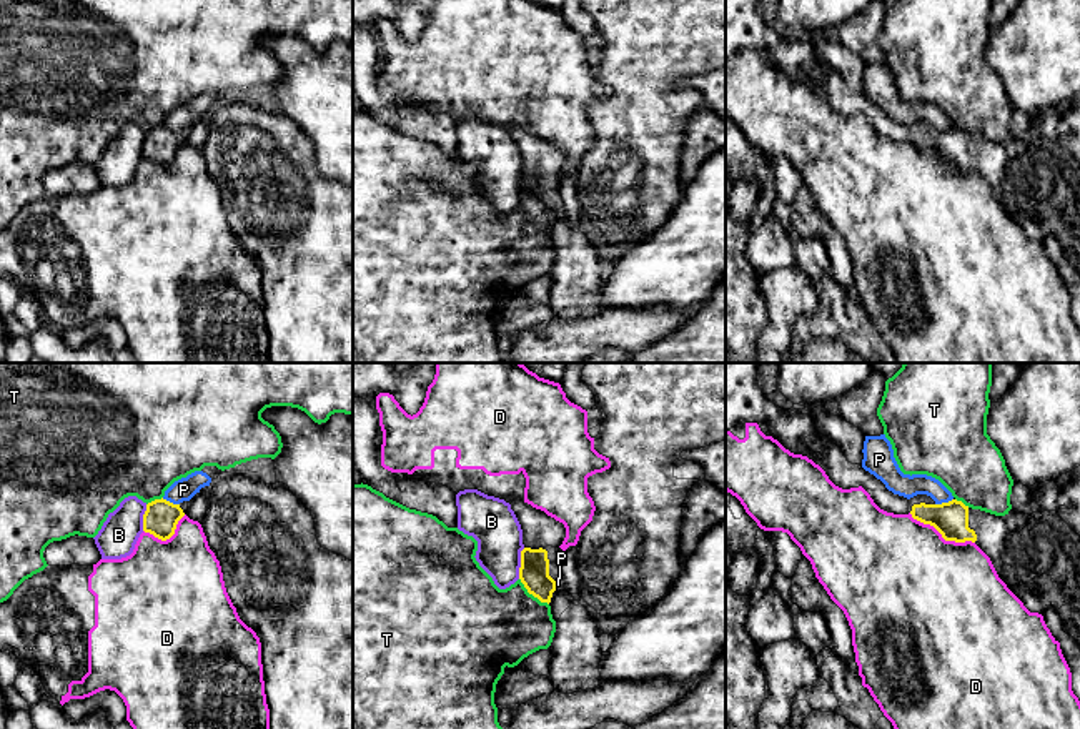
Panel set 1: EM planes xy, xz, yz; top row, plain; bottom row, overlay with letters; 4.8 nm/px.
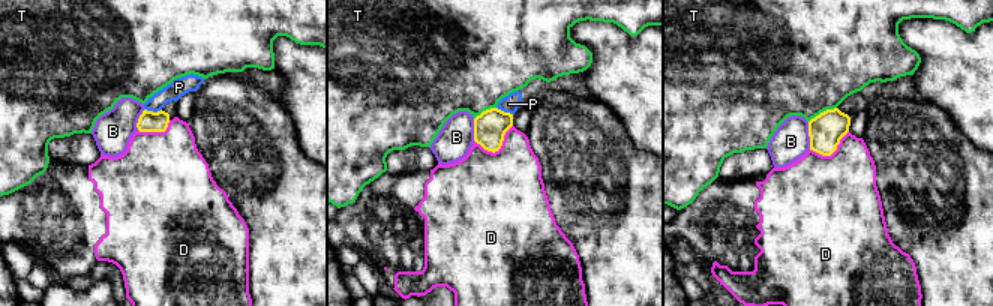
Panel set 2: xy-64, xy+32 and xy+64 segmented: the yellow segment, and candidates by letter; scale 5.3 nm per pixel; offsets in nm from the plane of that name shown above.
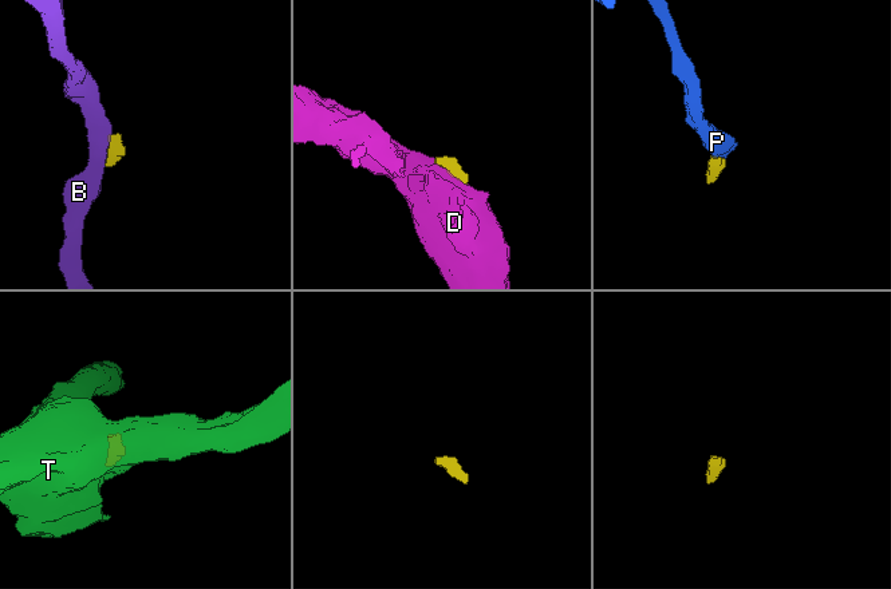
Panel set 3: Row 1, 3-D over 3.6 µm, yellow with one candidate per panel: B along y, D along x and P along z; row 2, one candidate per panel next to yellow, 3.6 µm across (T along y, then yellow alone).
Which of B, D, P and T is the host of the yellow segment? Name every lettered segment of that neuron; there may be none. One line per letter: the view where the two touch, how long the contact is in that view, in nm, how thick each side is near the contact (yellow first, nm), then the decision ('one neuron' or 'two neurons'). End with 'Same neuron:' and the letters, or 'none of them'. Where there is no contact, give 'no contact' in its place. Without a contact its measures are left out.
B: xz | 160 nm | 140/240 nm | two neurons
D: yz | 360 nm | 170/500 nm | two neurons
P: yz | 90 nm | 170/110 nm | two neurons
T: xz | 190 nm | 140/380 nm | two neurons
Same neuron: none of them

